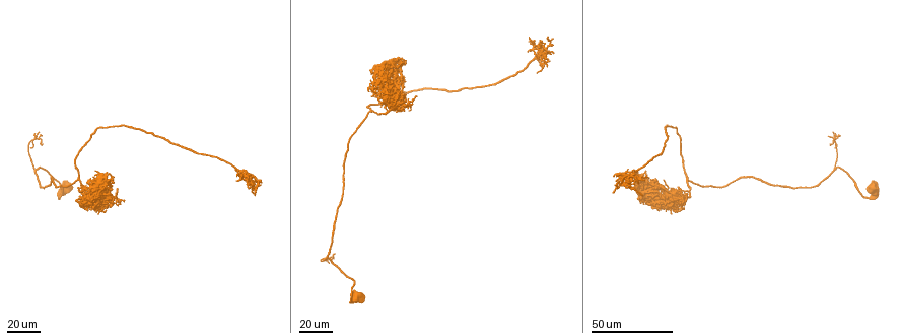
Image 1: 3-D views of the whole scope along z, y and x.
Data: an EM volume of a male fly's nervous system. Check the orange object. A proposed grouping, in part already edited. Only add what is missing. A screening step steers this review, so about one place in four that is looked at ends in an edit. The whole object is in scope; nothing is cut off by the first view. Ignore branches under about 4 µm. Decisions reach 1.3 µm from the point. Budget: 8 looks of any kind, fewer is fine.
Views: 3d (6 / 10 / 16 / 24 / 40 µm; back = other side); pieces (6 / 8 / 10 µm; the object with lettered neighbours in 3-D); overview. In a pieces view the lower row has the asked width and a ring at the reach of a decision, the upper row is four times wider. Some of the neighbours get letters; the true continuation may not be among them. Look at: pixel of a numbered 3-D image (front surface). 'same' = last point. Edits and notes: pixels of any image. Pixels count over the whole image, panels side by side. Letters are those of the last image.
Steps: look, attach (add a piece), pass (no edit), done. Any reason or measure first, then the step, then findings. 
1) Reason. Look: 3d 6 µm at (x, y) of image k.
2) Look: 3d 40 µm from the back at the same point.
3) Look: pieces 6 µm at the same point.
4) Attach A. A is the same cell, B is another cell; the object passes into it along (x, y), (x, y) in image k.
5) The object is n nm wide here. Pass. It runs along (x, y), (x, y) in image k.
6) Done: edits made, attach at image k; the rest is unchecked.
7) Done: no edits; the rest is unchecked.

An open end. Look: 3d 40 µm at (400, 88) of image 1.

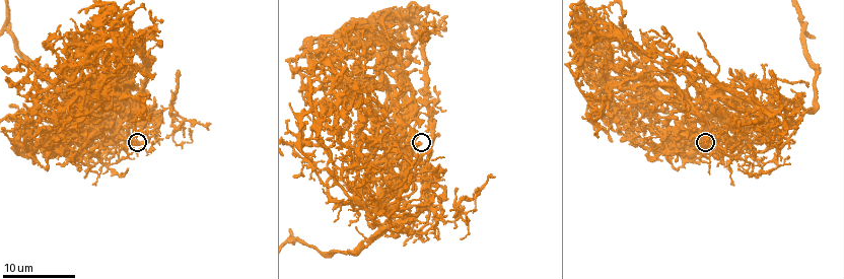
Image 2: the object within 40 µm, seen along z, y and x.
Look: pieces 6 µm at (704, 144) of image 2.

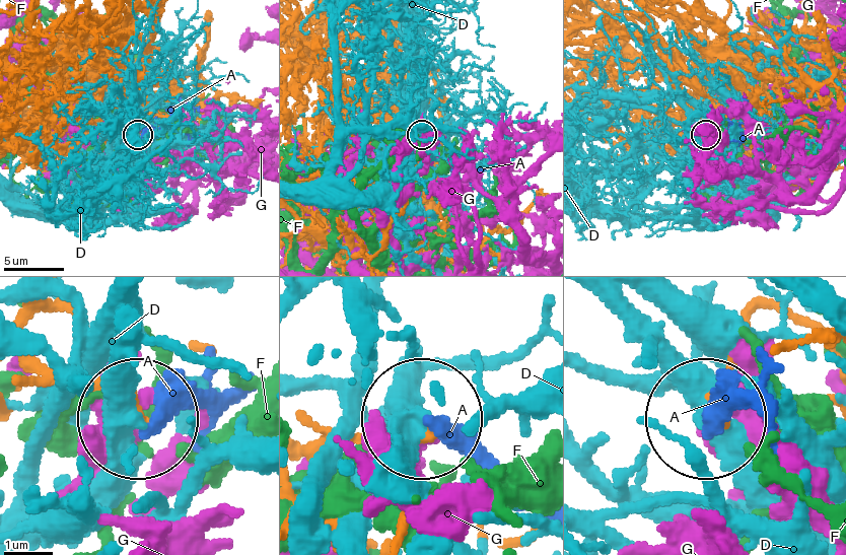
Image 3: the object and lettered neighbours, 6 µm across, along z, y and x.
Pass. A, D, F and G are other cells; none of them fits.

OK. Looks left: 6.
Thin end. Look: pieces 6 µm at (679, 49) of image 2.

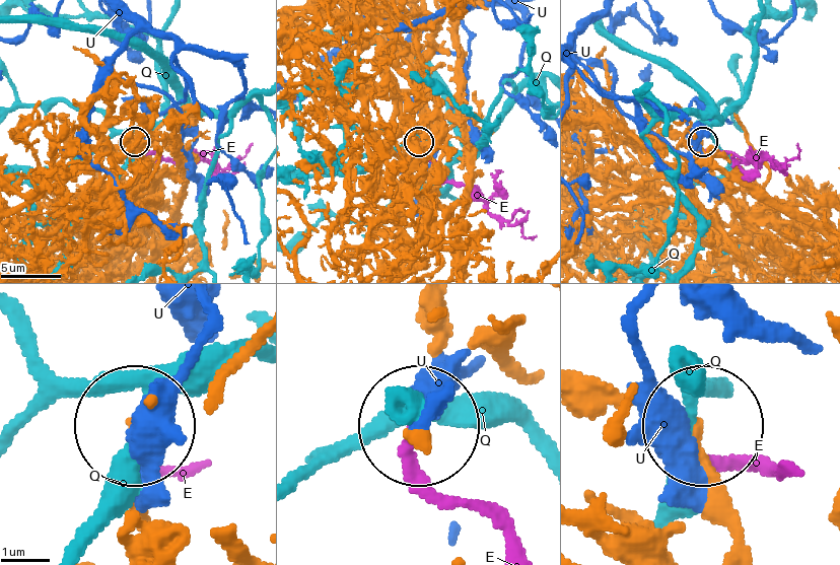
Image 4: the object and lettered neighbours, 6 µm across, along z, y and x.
Pass. E, Q and U are other cells; it runs along (749, 551), (704, 433) in image 4; no lettered piece goes on from it.

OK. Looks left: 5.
Free end. Look: pieces 8 µm at (161, 43) of image 2.

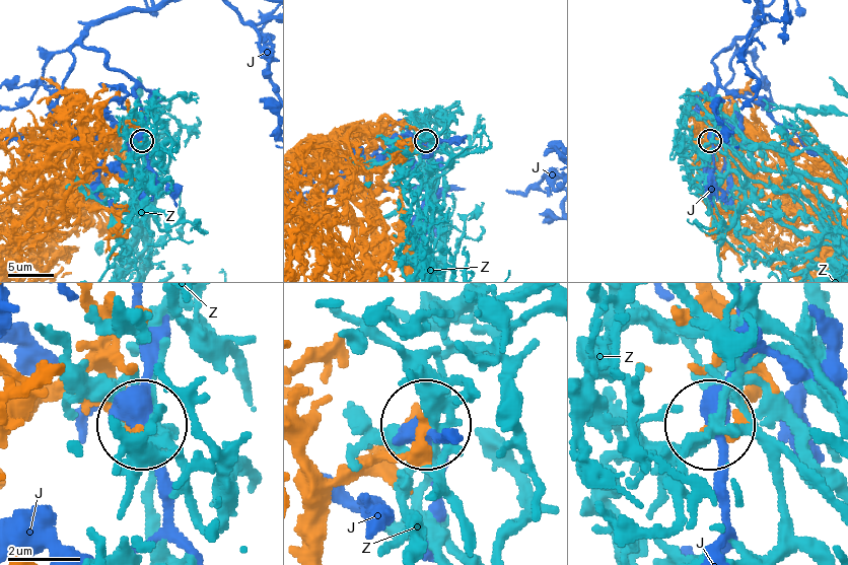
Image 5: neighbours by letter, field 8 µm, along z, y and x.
The object is 280 nm wide here. Pass. J and Z are other cells; it runs along (319, 545), (328, 490), (400, 461), (424, 430) in image 5; none of them fits.

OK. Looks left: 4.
An open end. Look: 3d 10 µm at (25, 97) of image 2.

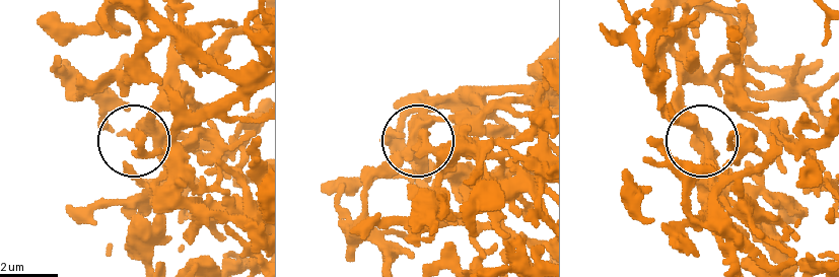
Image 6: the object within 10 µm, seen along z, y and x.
Look: pieces 10 µm at (414, 147) of image 6.

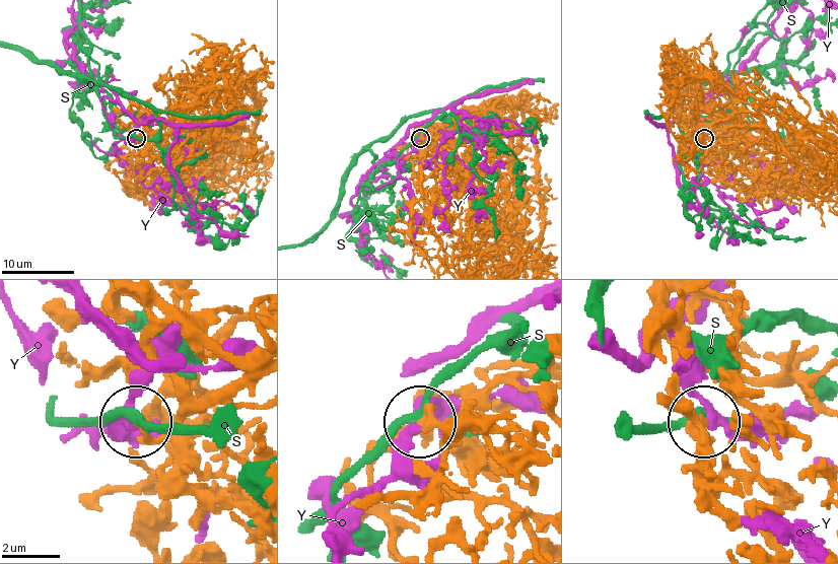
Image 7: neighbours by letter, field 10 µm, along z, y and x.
The object is 300 nm wide here. Pass. S and Y are other cells; no lettered piece goes on from it.

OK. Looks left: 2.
Done: no edits; the rest is unchecked.

